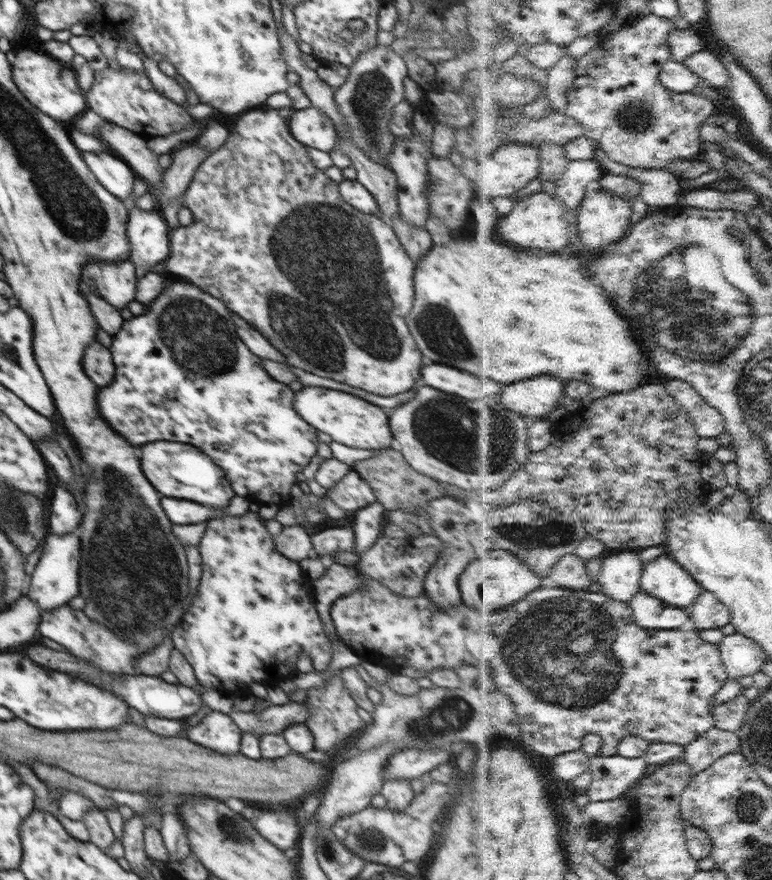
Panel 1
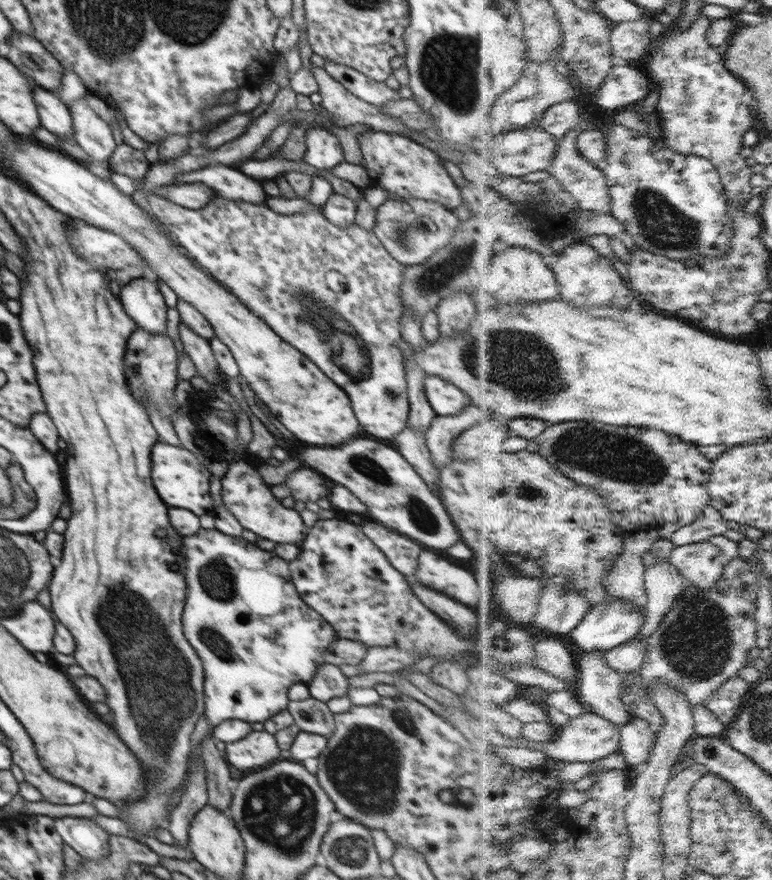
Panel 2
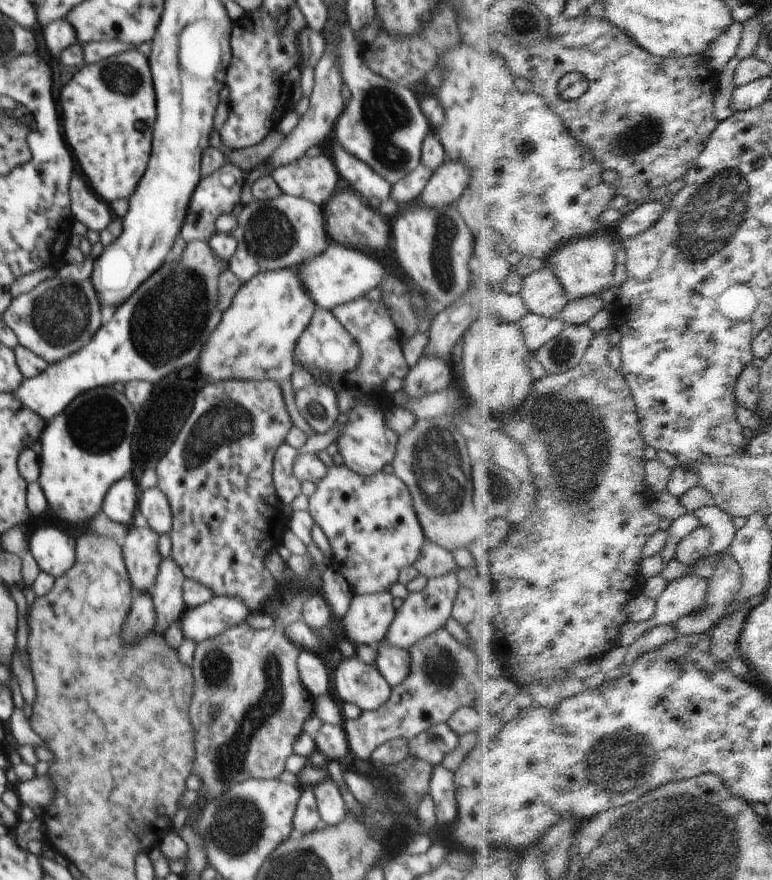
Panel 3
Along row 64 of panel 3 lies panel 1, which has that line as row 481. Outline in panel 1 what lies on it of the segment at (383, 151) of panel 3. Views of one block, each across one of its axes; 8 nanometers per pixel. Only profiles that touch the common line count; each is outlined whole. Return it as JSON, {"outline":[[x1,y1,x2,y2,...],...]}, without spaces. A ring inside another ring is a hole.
{"outline":[[350,470,341,481,330,488,326,496,330,497,332,502,335,502,346,512,349,510,357,511,373,502,377,502,377,496,368,481,364,480,354,470]]}

